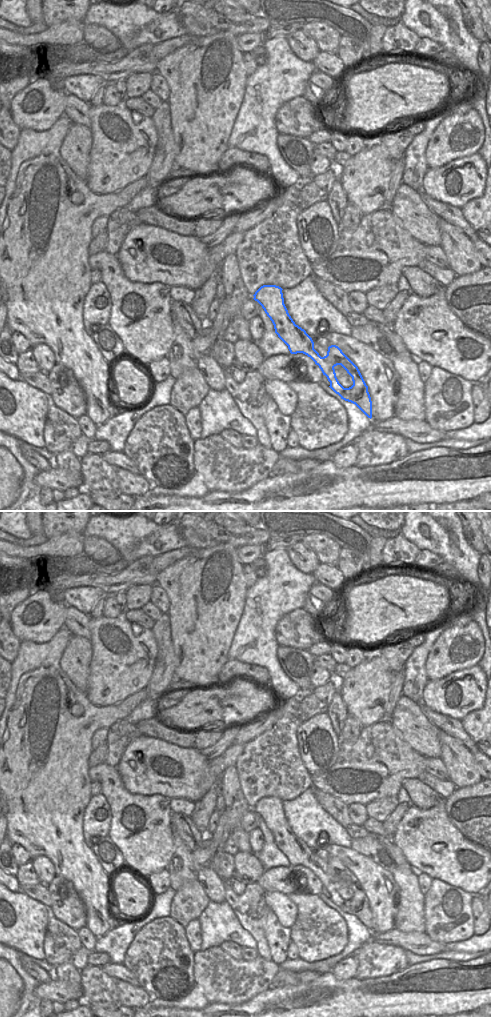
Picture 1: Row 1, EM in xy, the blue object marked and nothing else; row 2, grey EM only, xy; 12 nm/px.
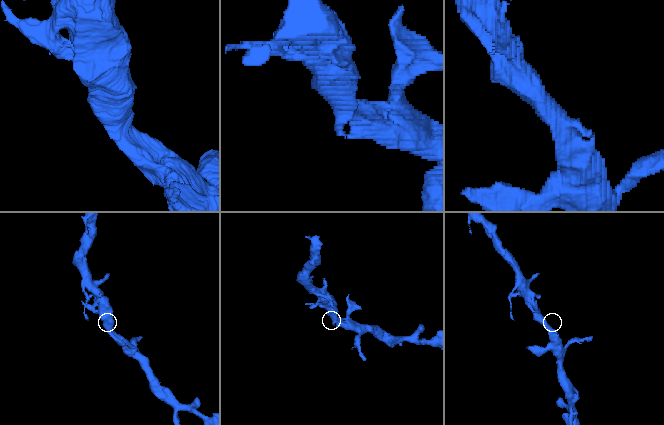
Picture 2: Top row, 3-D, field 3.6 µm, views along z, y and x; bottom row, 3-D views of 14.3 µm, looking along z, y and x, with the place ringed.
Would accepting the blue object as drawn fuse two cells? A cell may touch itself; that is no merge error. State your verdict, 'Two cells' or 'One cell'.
One cell

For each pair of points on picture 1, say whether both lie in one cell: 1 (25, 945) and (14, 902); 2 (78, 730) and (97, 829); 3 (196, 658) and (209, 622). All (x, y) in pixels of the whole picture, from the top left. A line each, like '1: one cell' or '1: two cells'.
1: one cell
2: two cells
3: one cell

